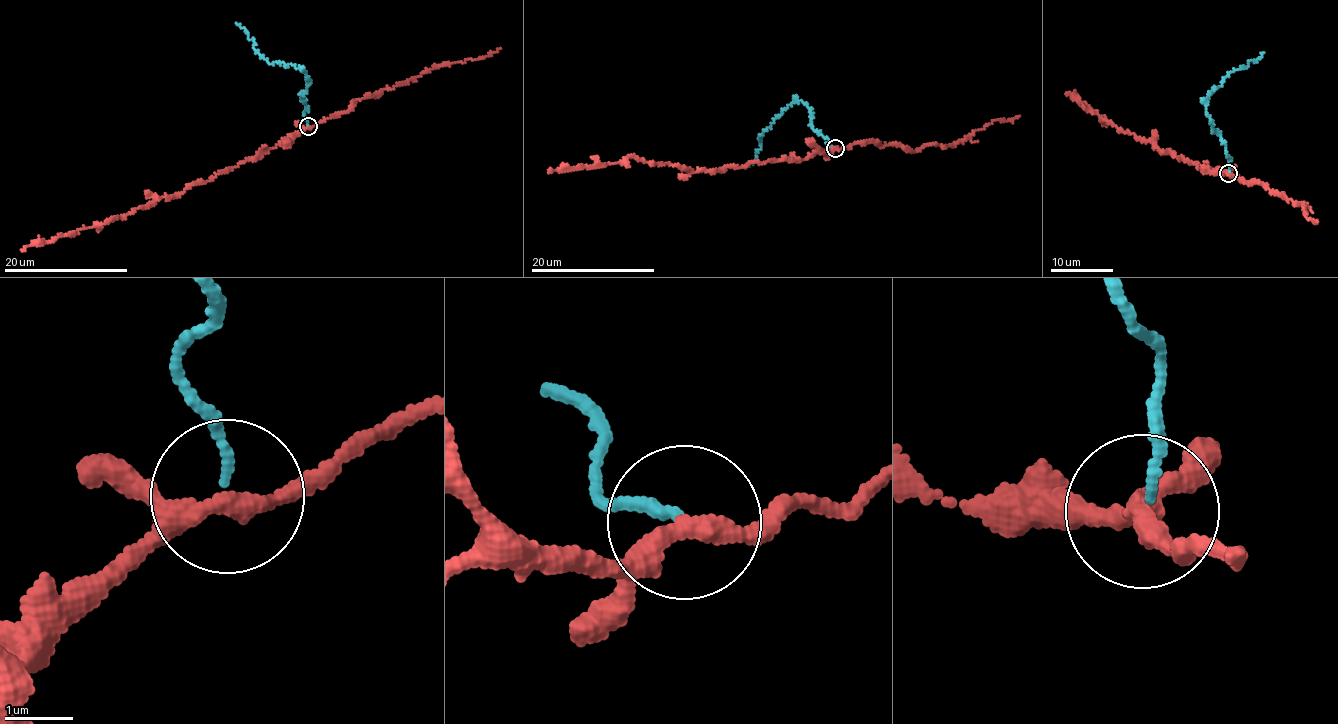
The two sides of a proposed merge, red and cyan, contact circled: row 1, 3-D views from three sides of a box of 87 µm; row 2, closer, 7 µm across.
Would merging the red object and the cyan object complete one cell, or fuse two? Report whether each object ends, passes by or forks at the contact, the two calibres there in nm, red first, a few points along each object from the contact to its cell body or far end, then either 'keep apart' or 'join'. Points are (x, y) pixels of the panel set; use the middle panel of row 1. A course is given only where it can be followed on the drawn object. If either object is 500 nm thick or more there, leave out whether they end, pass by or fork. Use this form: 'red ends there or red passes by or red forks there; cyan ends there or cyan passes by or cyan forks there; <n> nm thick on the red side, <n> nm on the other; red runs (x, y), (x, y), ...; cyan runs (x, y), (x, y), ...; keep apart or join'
red forks there; cyan ends there; 240 nm thick on the red side, 120 nm on the other; red runs (835, 149), (716, 170), (690, 172), (633, 156), (600, 167), (548, 171); cyan runs (835, 148), (827, 145), (810, 122), (810, 108), (799, 101), (787, 106), (758, 137), (761, 146), (748, 166); keep apart

